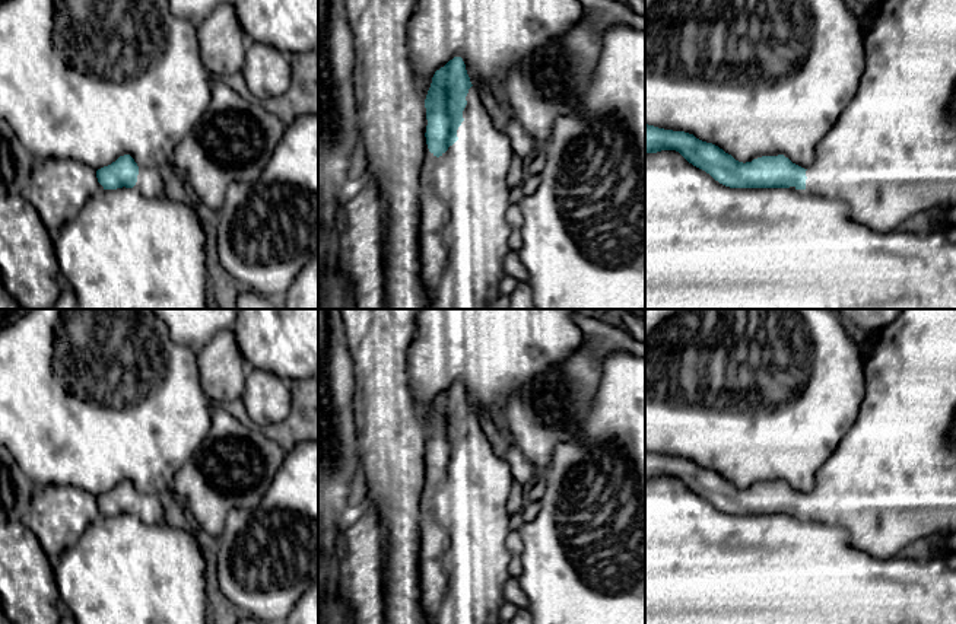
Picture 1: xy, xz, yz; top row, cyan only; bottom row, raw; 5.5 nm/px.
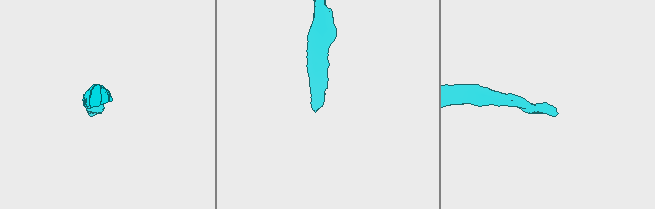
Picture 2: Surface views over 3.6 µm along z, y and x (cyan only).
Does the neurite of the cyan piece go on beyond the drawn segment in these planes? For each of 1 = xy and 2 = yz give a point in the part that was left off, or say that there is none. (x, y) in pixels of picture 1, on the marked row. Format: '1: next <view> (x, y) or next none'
1: next xy (149, 182)
2: next yz (892, 153)

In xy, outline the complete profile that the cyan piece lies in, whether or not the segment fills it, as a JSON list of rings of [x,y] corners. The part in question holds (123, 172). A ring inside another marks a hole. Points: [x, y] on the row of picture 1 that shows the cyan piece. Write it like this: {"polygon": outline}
{"polygon": [[[130,155],[120,156],[111,165],[98,169],[96,178],[104,190],[134,188],[147,198],[163,194],[159,169],[139,166]]]}

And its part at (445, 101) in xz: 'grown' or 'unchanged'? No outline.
grown

